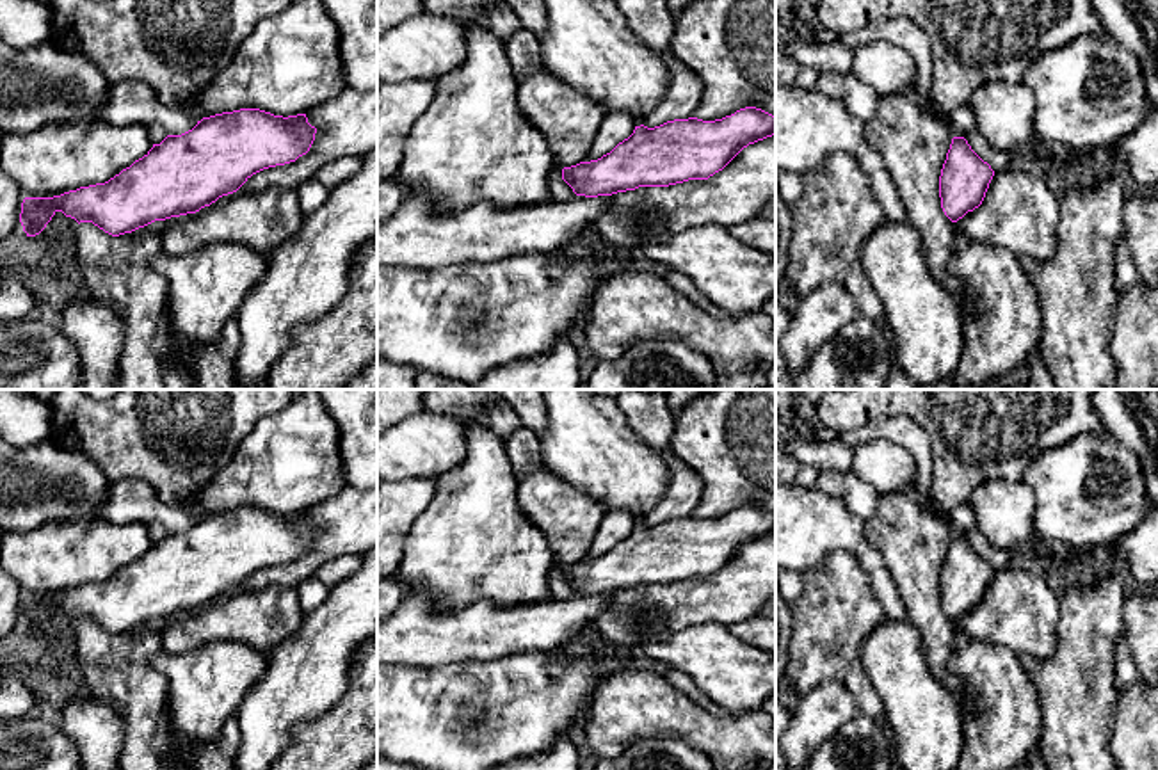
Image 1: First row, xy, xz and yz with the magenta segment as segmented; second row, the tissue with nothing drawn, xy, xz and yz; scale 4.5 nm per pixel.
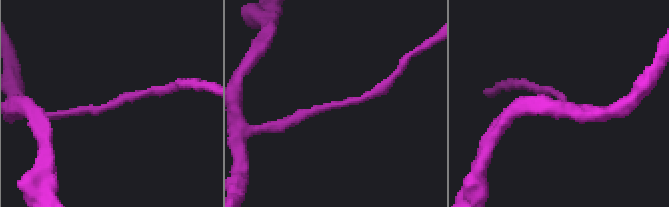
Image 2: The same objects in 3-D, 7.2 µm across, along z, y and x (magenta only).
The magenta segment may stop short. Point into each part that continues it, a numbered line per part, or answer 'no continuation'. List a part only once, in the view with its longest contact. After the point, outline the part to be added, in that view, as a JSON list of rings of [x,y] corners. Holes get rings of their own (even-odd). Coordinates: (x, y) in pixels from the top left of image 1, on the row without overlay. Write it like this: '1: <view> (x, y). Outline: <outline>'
no continuation

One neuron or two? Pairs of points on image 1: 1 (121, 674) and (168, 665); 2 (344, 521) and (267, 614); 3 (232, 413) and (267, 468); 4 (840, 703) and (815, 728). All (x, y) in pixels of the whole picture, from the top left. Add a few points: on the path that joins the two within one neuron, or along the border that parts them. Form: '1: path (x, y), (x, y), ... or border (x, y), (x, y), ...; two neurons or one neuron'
1: border (162, 648), (150, 664), (168, 683), (168, 706); two neurons
2: border (296, 587), (264, 585), (248, 591); two neurons
3: border (280, 409), (265, 415), (221, 468); two neurons
4: path (836, 710), (822, 721); one neuron

